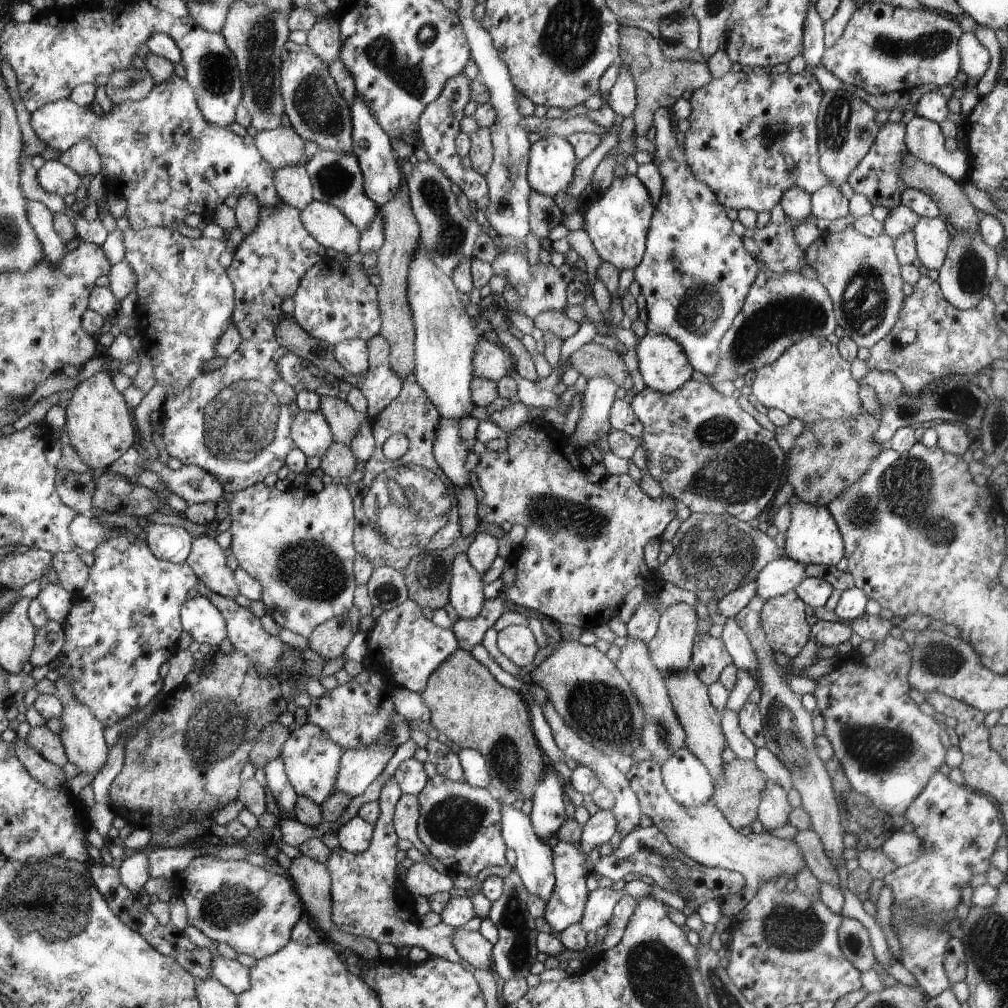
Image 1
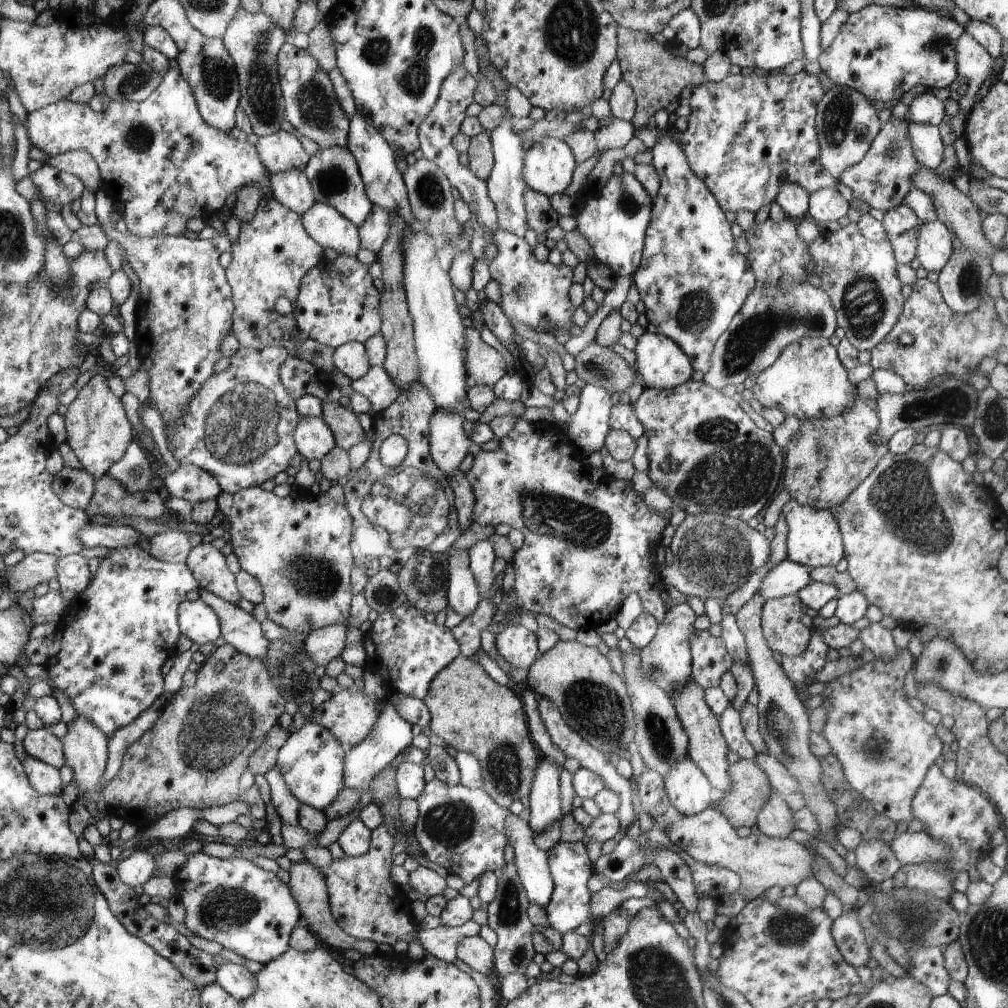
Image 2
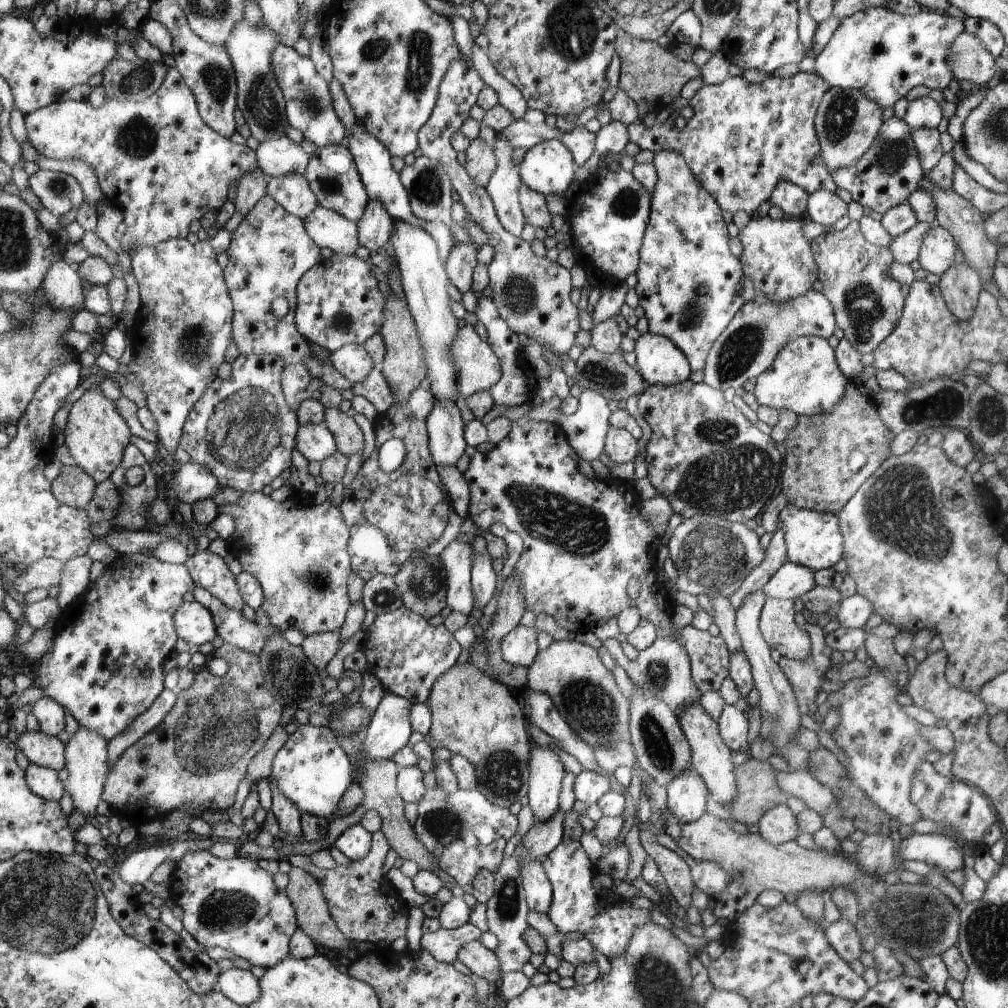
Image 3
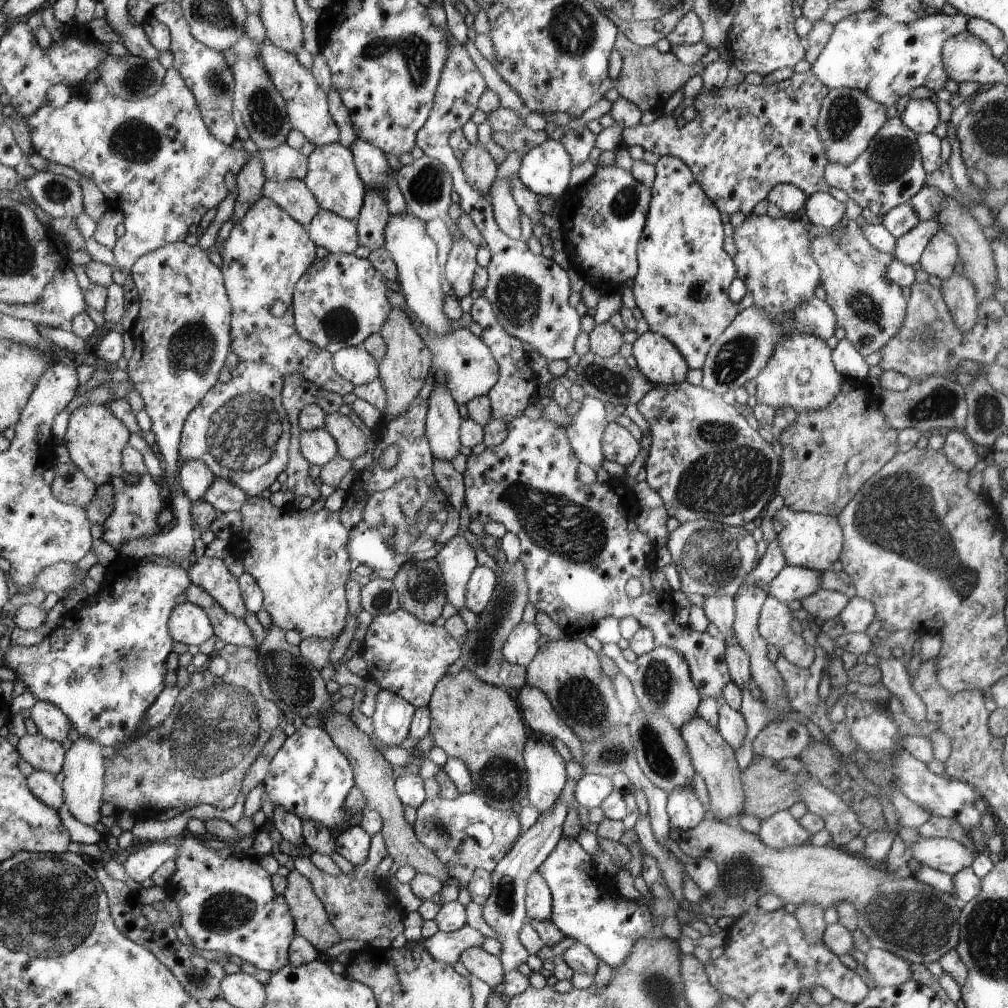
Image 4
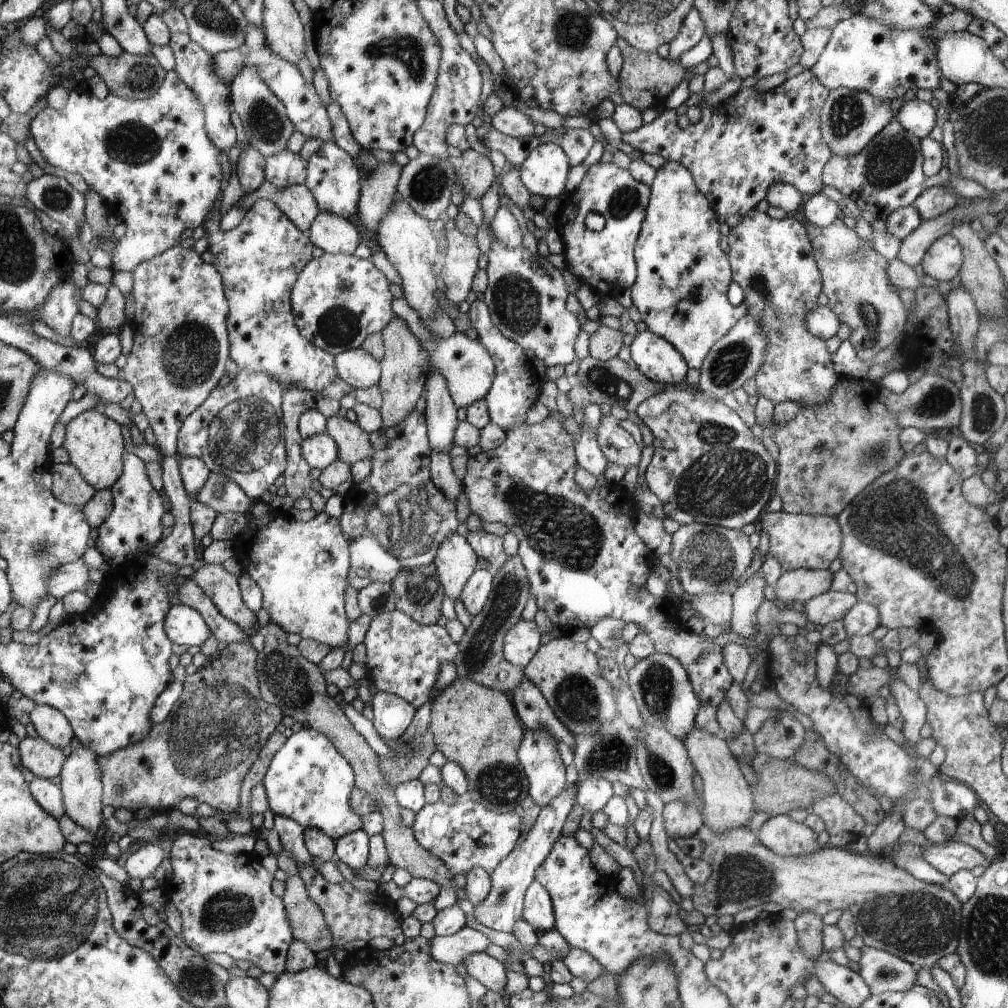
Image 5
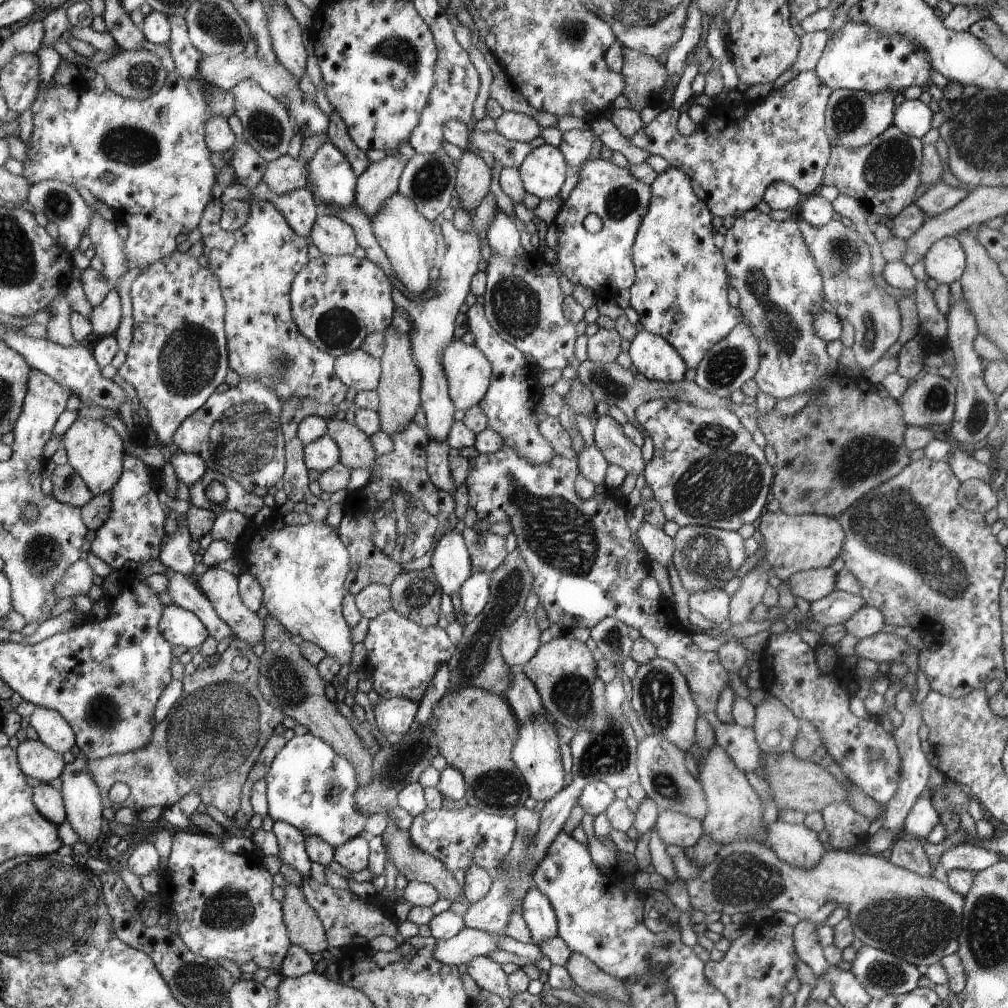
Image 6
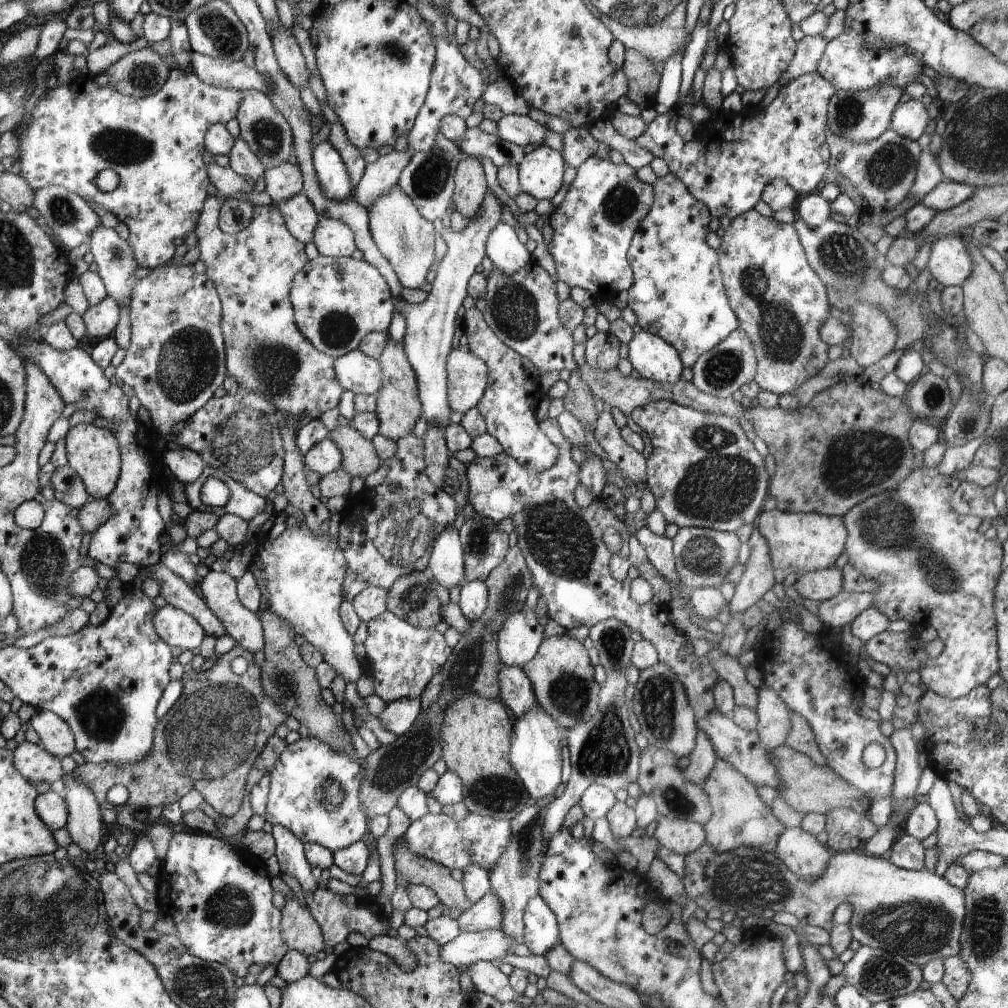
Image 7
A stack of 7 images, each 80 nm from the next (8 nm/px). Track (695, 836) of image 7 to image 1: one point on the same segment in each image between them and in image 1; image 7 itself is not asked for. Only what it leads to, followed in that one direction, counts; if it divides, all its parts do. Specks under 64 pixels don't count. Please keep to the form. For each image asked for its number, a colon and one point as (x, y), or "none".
1: (688, 781)
2: (687, 787)
3: (687, 794)
4: (685, 811)
5: (681, 820)
6: (676, 829)

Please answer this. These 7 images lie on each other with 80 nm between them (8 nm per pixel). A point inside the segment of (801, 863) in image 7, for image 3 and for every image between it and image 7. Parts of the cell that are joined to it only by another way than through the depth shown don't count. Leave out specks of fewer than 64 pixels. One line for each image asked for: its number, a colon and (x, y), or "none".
3: (779, 825)
4: (781, 830)
5: (782, 835)
6: (799, 846)

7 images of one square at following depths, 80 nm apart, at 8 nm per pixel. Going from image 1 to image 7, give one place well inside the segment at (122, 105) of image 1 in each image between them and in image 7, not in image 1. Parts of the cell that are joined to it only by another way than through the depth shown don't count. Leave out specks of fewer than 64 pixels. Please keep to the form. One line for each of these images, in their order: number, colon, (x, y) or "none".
2: (158, 158)
3: (157, 160)
4: (154, 159)
5: (151, 160)
6: (155, 148)
7: (155, 144)

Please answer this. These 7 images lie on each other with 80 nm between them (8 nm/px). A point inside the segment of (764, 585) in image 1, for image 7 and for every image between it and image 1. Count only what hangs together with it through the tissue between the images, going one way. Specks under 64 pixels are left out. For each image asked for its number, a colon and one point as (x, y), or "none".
2: (786, 578)
3: (790, 581)
4: (792, 583)
5: (801, 585)
6: (812, 585)
7: (819, 585)

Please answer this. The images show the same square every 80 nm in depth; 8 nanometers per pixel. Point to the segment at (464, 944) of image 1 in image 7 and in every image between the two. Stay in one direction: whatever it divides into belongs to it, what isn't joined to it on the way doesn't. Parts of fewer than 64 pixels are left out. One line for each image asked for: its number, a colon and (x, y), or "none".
2: (480, 956)
3: (484, 963)
4: (489, 968)
5: (488, 971)
6: (489, 975)
7: (487, 977)

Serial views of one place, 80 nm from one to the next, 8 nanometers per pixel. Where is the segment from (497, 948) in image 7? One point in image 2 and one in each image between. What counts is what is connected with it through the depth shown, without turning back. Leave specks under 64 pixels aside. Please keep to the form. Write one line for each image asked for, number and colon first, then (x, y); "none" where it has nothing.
2: (442, 942)
3: (444, 945)
4: (446, 947)
5: (452, 949)
6: (468, 943)

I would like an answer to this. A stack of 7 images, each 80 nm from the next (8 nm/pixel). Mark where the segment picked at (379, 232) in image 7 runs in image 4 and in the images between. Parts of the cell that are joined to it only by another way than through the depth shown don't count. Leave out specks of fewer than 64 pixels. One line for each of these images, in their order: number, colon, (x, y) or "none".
4: (414, 253)
5: (406, 238)
6: (409, 240)

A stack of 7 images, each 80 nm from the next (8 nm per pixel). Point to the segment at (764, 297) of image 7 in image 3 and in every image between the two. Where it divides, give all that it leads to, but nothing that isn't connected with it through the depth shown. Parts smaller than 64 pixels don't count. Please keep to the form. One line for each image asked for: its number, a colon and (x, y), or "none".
3: (804, 377)
4: (774, 258)
5: (773, 261)
6: (780, 288)

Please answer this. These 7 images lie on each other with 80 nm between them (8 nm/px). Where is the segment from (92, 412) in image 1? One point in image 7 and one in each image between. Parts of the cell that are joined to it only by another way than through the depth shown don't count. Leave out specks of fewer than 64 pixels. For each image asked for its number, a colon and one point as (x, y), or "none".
2: (98, 432)
3: (96, 435)
4: (94, 438)
5: (94, 443)
6: (94, 450)
7: (93, 453)

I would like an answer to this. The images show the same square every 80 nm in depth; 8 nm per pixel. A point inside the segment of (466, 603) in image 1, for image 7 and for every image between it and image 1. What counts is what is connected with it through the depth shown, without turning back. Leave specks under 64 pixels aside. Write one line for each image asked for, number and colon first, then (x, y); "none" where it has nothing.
2: (463, 594)
3: (458, 557)
4: (457, 560)
5: (455, 561)
6: (451, 563)
7: (447, 566)

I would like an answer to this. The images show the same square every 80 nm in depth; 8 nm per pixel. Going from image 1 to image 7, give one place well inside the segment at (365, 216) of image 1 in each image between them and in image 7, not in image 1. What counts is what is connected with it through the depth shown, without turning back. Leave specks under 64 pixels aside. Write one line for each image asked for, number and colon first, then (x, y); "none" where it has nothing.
2: (334, 175)
3: (332, 175)
4: (332, 177)
5: (333, 178)
6: (330, 174)
7: (331, 173)

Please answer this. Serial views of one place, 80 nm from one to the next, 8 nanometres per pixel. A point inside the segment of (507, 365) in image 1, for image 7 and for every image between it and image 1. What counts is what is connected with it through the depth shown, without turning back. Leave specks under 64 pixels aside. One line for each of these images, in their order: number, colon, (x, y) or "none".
2: (485, 365)
3: (479, 368)
4: (471, 370)
5: (469, 369)
6: (468, 372)
7: (467, 375)

